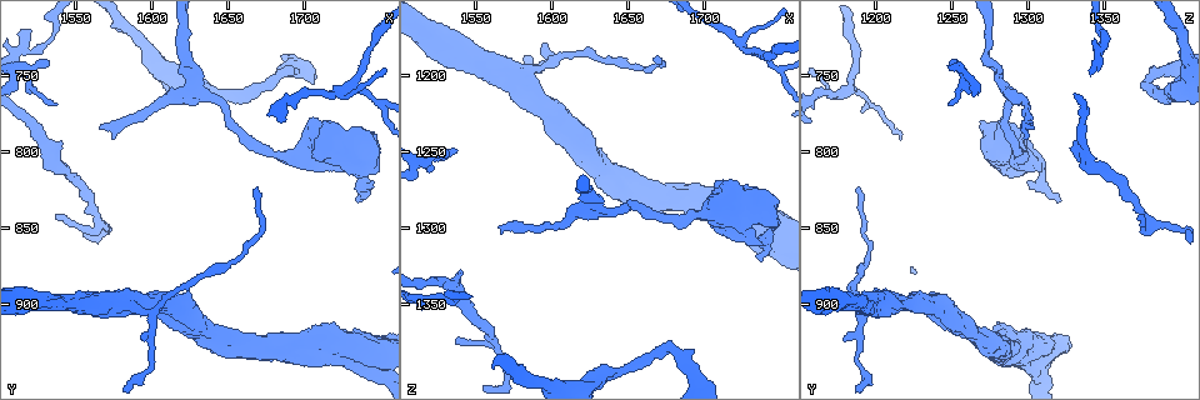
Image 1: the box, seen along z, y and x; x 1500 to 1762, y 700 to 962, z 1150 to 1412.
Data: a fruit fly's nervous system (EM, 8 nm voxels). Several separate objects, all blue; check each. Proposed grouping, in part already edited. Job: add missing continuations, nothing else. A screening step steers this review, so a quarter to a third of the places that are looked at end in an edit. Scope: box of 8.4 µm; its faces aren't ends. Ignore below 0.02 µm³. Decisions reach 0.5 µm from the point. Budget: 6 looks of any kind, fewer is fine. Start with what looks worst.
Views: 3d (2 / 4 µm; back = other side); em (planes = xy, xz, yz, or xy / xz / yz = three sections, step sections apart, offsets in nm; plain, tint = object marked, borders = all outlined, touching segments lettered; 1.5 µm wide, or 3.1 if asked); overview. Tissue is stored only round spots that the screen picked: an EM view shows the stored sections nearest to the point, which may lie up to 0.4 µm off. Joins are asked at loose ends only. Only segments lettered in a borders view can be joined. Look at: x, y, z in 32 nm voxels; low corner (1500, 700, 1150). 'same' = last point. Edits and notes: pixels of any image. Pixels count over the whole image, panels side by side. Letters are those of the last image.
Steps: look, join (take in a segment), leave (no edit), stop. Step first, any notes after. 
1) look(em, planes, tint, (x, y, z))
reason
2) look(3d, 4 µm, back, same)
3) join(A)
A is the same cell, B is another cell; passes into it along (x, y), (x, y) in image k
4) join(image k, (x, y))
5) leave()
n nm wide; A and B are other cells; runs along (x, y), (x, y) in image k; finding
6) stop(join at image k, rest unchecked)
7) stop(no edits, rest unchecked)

look(3d, 2 µm, (1568, 784, 1304))

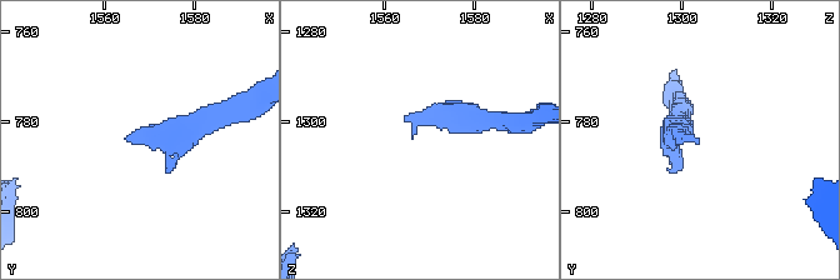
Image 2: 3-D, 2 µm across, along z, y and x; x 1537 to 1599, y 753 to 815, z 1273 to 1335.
look(em, 3.1 µm, xy, step 8, borders, (1567, 785, 1304))
shape alone is not enough

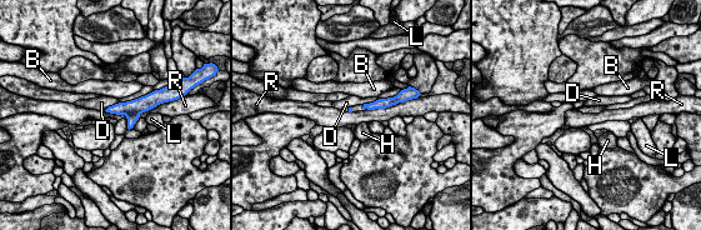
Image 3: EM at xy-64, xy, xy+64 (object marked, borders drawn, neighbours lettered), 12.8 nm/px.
look(em, 3.1 µm, planes, borders, same)

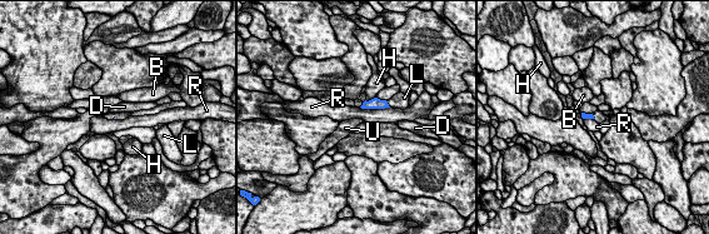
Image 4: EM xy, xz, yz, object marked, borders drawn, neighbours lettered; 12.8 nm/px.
join(U)
U is the same cell, B, D, H, L and R are other cells; passes into it along (584, 115), (593, 116), (599, 116) in image 4; it goes on there

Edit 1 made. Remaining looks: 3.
look(em, xy, step 8, tint, (1748, 932, 1320))

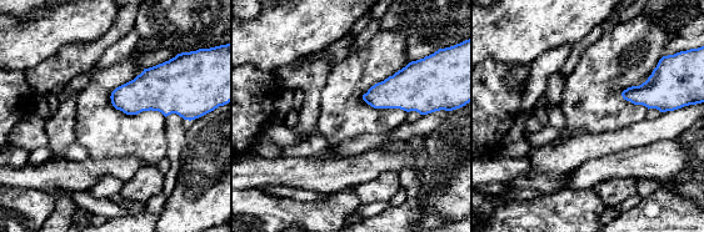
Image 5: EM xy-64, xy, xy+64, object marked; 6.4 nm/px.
look(em, planes, tint, same)
another direction

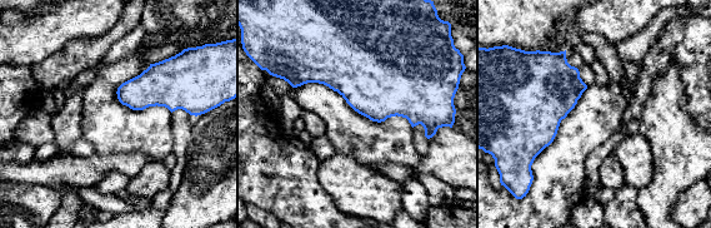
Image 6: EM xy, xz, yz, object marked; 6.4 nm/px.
look(em, planes, borders, same)

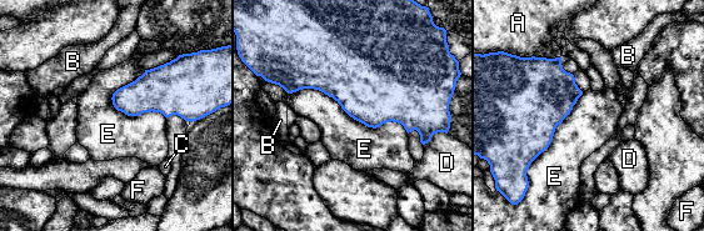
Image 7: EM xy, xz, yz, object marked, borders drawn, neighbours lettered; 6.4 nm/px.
leave()
A, B, C, D, E and F are other cells; border along (288, 93), (408, 132) in image 7; none of them fits

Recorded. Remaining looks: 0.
stop(join at image 4, rest unchecked)

